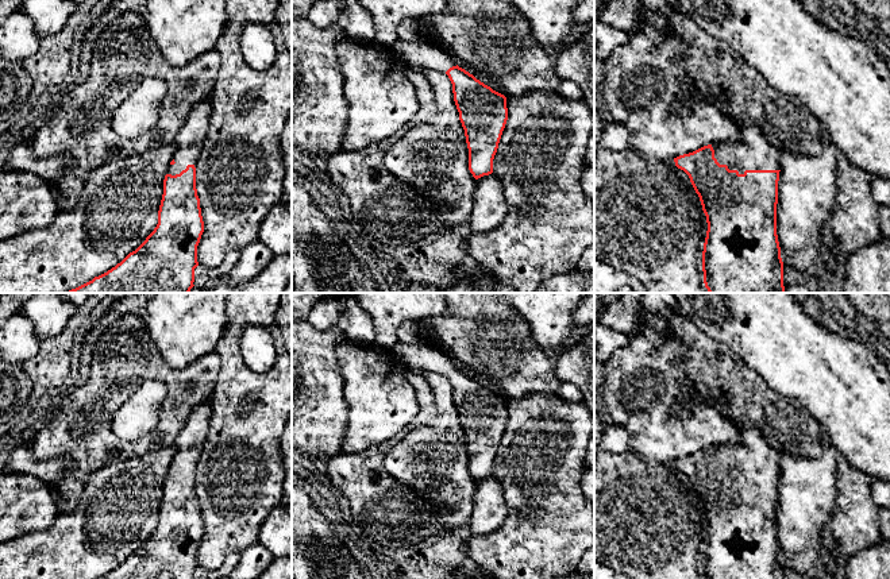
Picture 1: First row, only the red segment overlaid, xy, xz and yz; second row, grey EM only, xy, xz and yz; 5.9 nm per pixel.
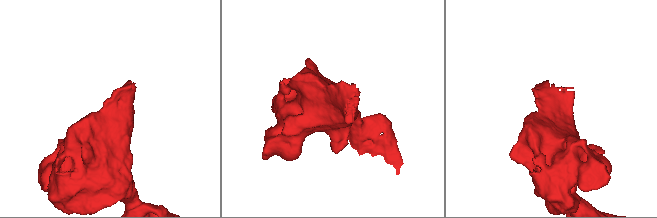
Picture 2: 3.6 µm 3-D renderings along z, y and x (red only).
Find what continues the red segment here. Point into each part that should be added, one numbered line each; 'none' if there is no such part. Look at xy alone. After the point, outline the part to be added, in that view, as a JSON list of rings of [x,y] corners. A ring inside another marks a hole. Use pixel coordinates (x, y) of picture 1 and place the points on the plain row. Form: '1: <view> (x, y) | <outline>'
1: xy (189, 442) | [[[212,399],[199,404],[190,412],[173,443],[176,447],[173,458],[176,466],[169,468],[167,476],[176,478],[185,472],[188,467],[196,467],[208,435],[211,416]]]

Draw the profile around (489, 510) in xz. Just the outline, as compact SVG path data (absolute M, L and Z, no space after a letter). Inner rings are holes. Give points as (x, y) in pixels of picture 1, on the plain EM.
M492 475L477 482L469 529L473 536L490 534L501 529L508 516L502 486Z

